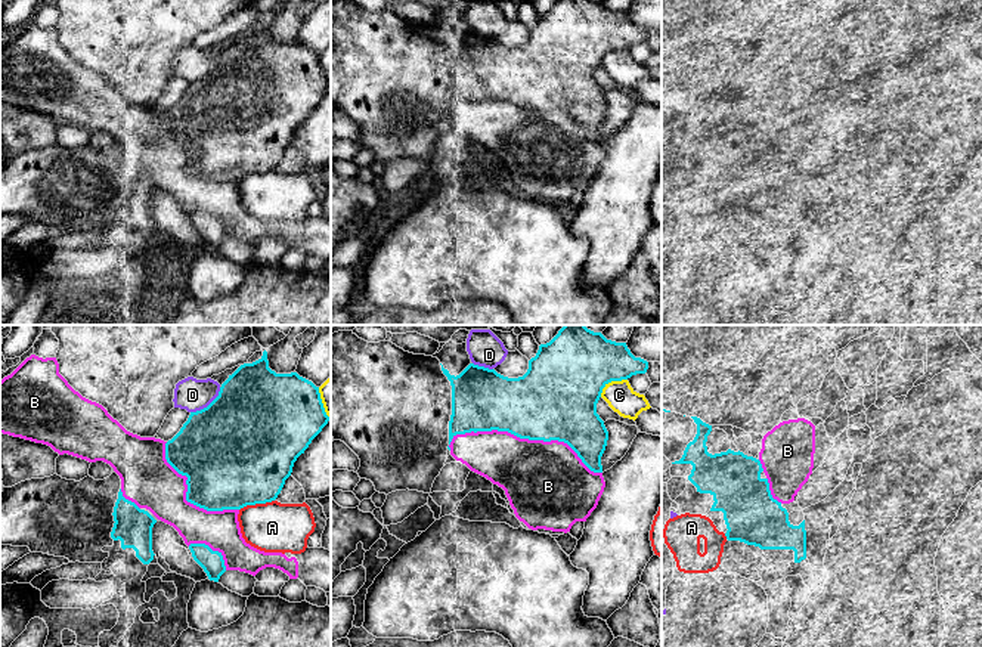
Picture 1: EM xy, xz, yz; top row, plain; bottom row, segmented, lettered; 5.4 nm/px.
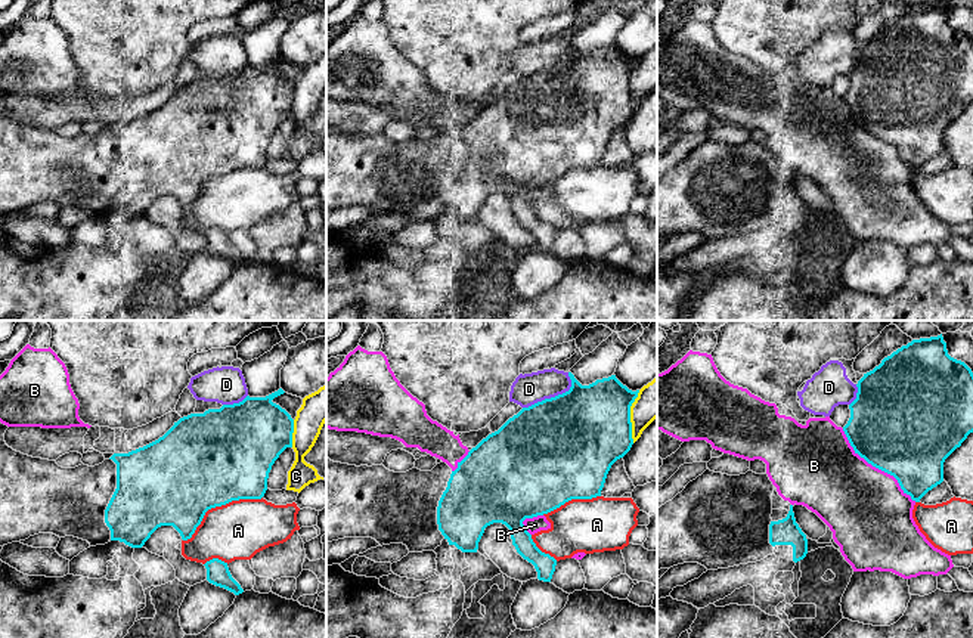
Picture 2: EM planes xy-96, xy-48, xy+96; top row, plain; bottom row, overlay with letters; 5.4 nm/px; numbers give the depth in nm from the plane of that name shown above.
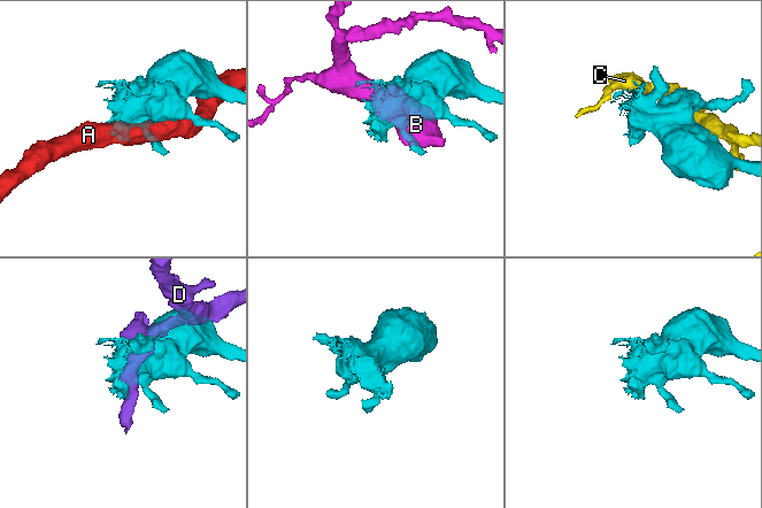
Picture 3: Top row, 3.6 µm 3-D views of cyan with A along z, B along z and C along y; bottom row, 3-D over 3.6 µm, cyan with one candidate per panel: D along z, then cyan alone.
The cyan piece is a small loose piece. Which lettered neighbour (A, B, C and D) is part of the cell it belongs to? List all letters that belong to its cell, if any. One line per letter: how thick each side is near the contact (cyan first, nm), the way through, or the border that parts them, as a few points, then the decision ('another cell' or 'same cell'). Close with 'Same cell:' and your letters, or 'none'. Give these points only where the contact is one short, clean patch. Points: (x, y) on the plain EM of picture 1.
A: 500/280 nm | another cell
B: 420/420 nm | another cell
C: 420/160 nm | another cell
D: 500/180 nm | another cell
Same cell: none

